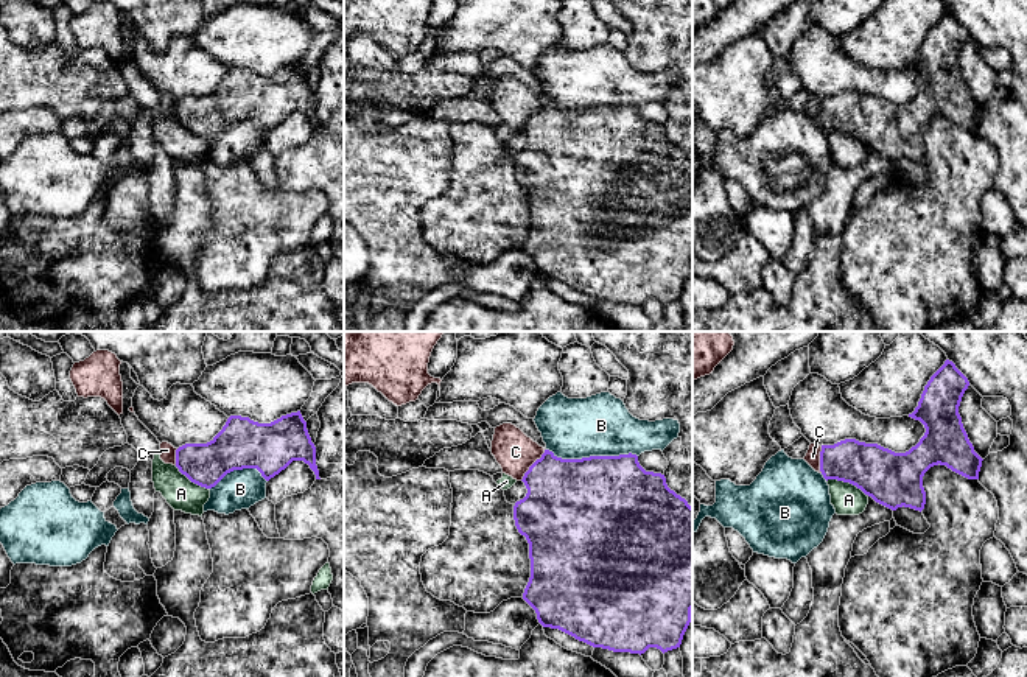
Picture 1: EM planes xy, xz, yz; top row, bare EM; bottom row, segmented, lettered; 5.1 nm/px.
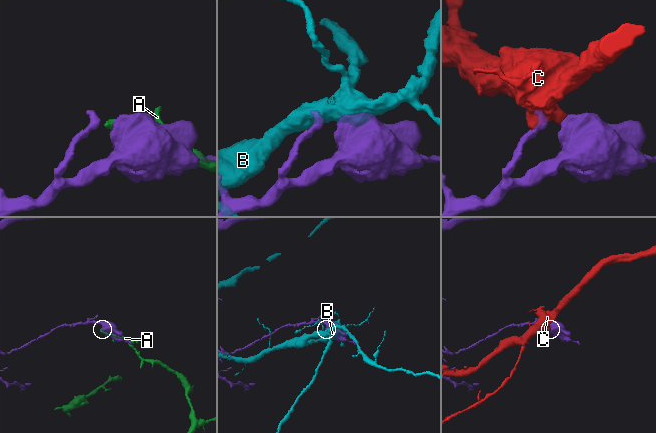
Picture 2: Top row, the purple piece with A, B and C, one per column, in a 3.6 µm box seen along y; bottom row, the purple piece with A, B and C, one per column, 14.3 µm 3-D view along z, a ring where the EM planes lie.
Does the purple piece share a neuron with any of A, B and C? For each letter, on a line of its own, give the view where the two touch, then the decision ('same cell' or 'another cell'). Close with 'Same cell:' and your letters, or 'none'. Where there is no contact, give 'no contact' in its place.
A: contact in yz; another cell
B: contact in xz; another cell
C: contact in xz; another cell
Same cell: none

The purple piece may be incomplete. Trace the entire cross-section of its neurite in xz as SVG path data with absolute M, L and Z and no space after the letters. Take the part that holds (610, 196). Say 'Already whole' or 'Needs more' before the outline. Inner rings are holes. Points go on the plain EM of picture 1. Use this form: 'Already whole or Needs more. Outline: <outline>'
Already whole. Outline: M545 101L521 131L528 140L523 151L514 157L514 171L518 184L529 195L531 229L524 240L523 251L535 261L543 279L559 280L593 299L613 303L644 305L657 299L663 305L680 299L683 286L691 274L692 261L692 159L685 149L671 142L661 125L646 123L636 106L590 107L582 110L562 110Z

